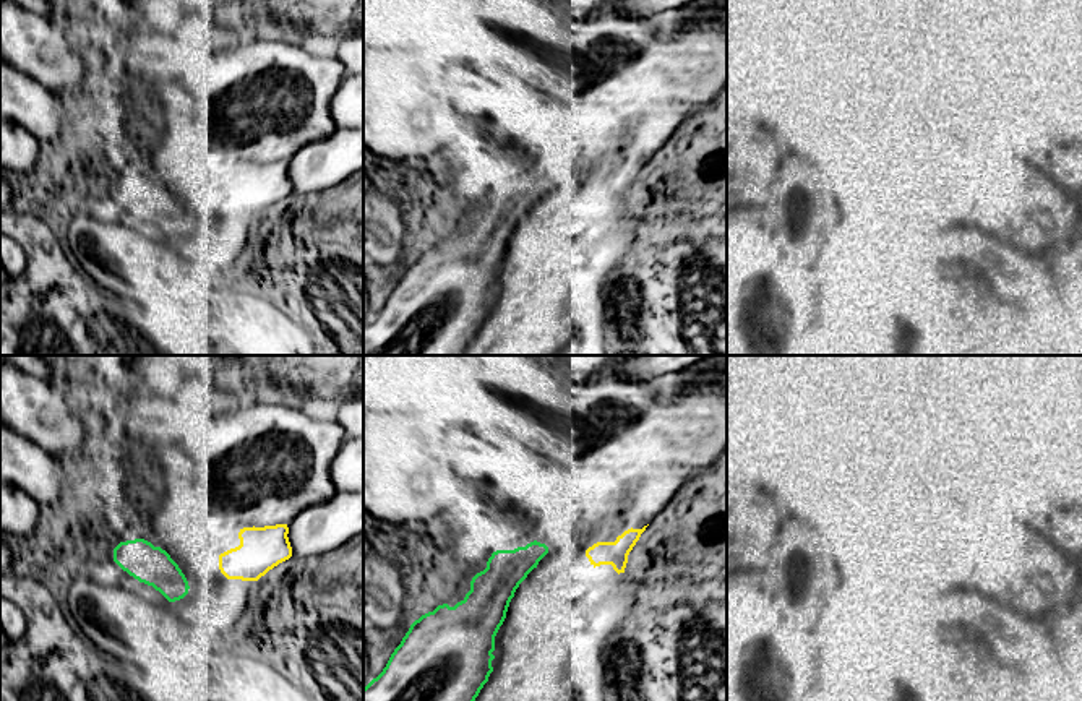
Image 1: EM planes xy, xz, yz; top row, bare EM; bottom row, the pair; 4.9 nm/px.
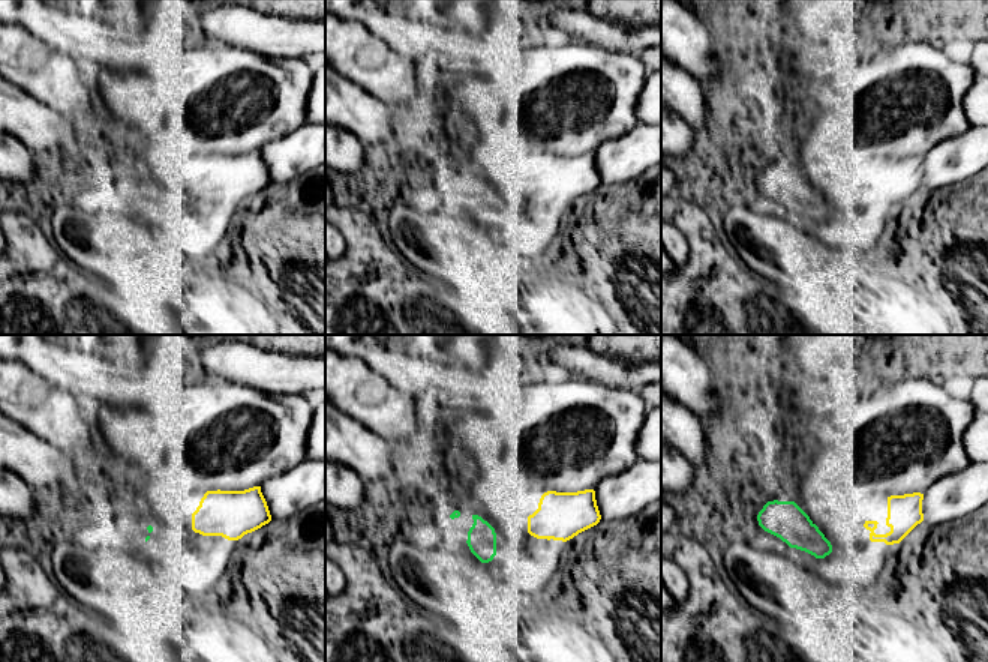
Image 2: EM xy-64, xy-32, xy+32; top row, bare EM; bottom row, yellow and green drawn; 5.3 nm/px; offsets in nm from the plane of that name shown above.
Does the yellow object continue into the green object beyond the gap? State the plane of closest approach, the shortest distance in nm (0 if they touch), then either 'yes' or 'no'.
xy | 170 nm | no

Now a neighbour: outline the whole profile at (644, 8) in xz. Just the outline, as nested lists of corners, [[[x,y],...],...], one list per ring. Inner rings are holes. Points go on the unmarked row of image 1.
[[[612,0],[602,6],[620,15],[649,18],[660,11],[678,10],[693,0]]]

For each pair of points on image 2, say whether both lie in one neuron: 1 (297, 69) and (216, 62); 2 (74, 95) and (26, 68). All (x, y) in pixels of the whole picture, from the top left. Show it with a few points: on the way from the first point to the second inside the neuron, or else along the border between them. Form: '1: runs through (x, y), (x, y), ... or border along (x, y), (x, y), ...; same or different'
1: runs through (278, 71), (236, 65); same
2: runs through (62, 89), (38, 69); same

